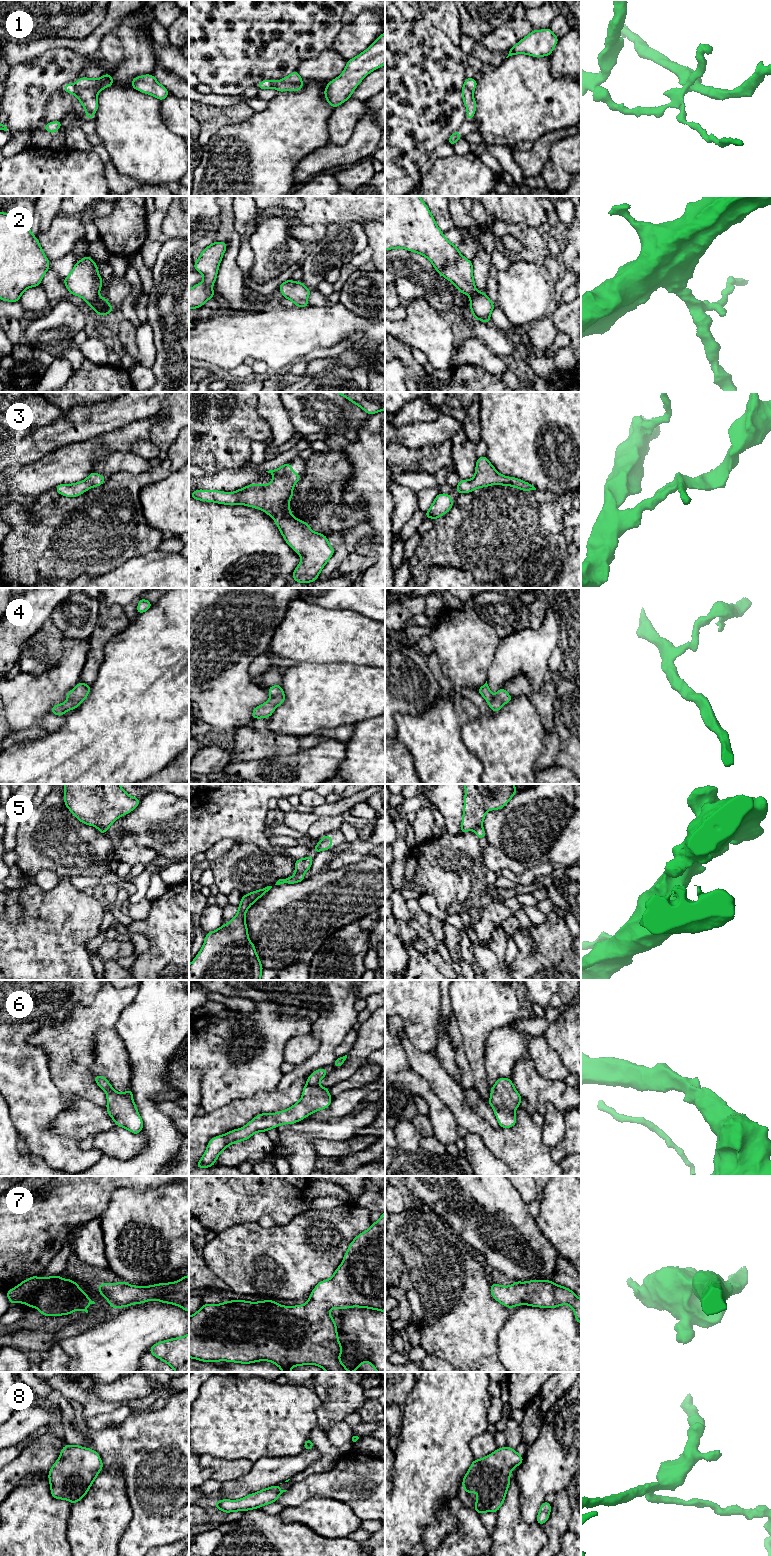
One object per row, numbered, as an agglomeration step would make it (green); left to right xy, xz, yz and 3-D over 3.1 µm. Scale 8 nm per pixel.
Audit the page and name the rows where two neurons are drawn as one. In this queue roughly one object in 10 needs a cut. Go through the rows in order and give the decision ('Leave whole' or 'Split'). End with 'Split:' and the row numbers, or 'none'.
1: Split
2: Leave whole
3: Leave whole
4: Leave whole
5: Split
6: Leave whole
7: Leave whole
8: Leave whole
Split: 1, 5

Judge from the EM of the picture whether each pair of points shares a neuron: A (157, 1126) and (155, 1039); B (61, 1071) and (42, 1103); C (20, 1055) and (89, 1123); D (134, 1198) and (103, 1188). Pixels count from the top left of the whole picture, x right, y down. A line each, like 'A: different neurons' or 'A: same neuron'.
A: same neuron
B: different neurons
C: different neurons
D: different neurons

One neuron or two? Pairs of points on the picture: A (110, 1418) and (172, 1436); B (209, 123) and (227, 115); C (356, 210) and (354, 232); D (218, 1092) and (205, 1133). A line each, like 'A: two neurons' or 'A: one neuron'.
A: two neurons
B: one neuron
C: two neurons
D: two neurons

